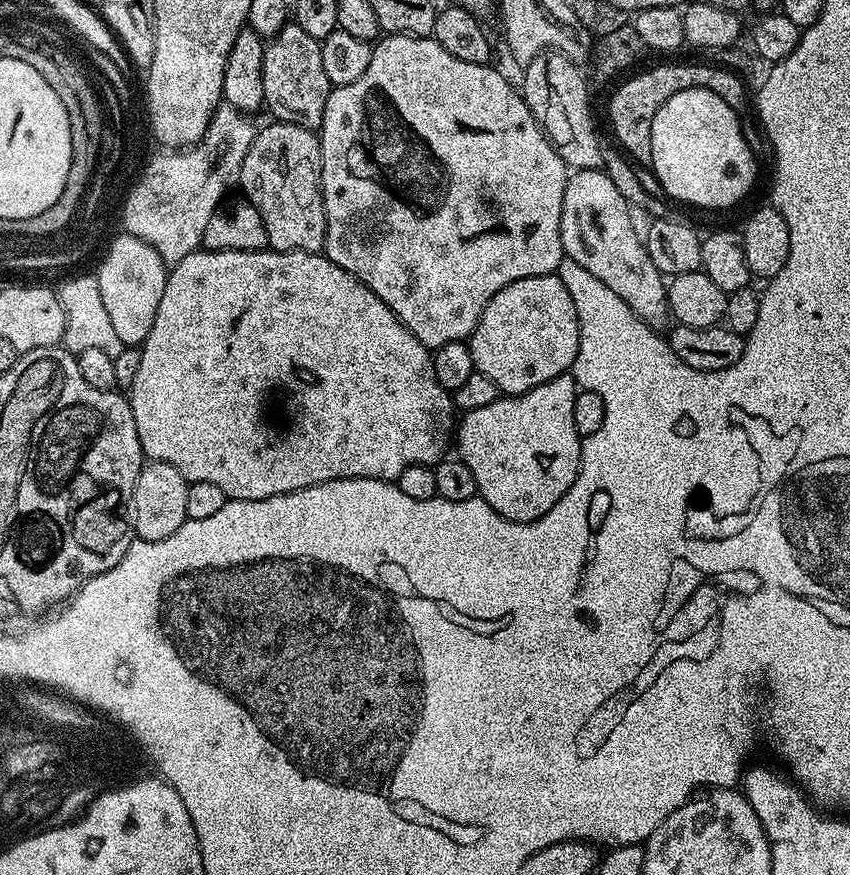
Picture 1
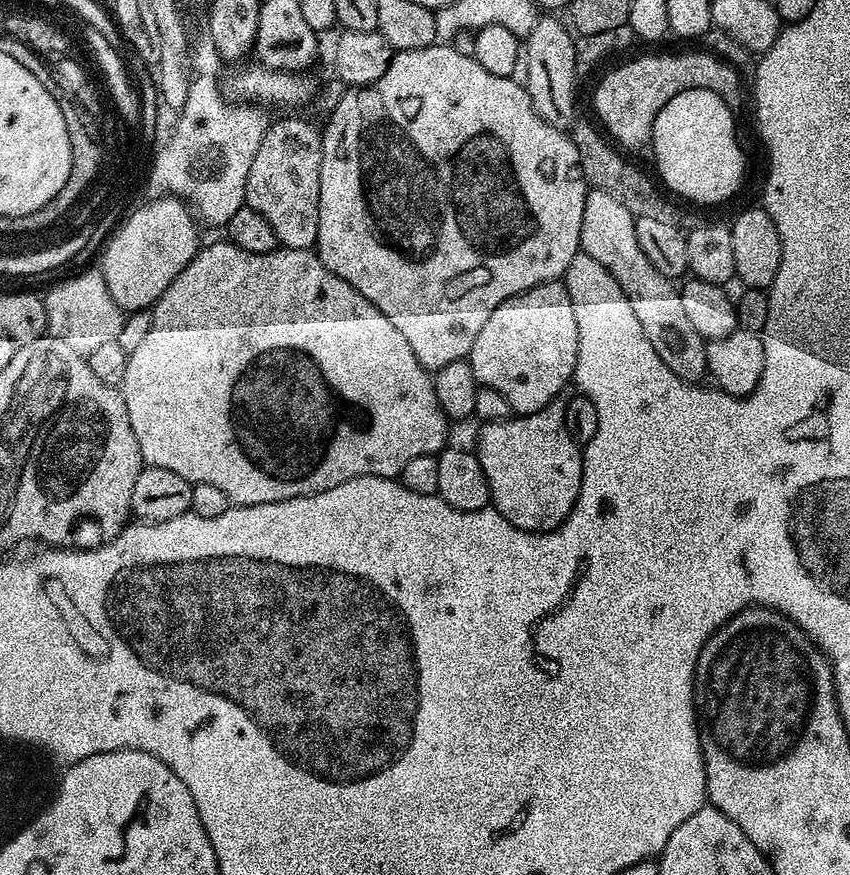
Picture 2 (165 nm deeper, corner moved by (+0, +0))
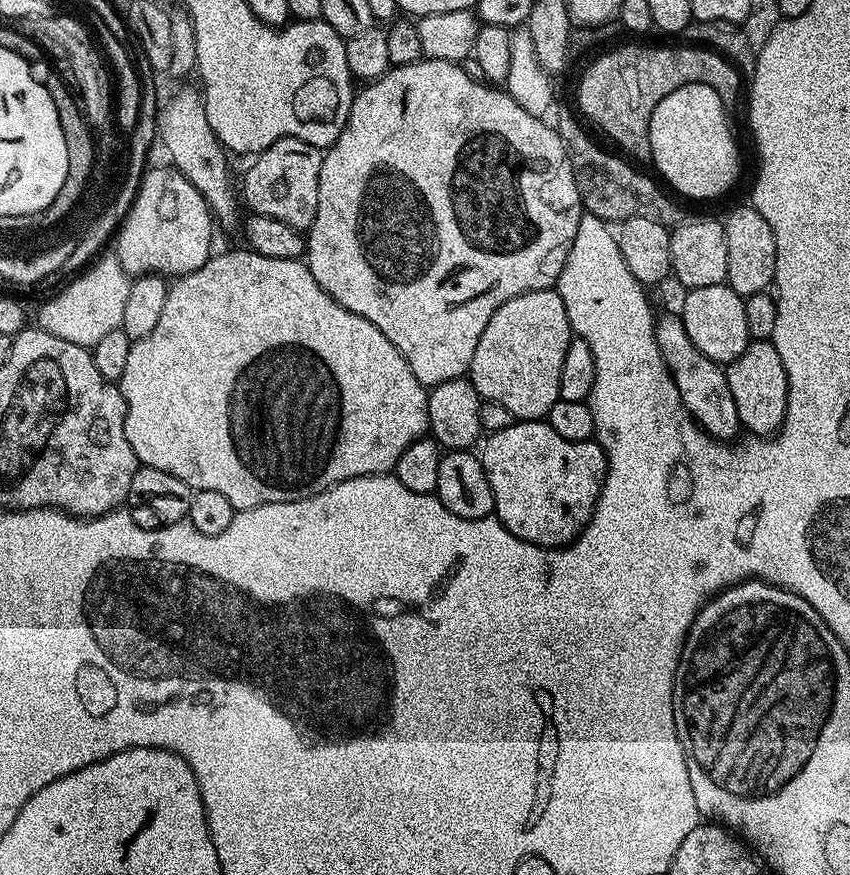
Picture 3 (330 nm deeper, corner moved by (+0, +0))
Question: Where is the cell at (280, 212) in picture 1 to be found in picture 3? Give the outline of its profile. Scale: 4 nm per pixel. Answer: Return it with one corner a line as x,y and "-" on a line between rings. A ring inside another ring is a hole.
293,136
282,138
274,142
265,152
259,153
251,161
248,173
244,176
244,188
242,184
242,200
249,209
258,214
266,214
266,218
278,218
278,222
286,222
286,226
294,226
301,230
312,227
314,218
318,214
318,182
320,171
324,161
324,152
321,149
310,146
310,142
302,142

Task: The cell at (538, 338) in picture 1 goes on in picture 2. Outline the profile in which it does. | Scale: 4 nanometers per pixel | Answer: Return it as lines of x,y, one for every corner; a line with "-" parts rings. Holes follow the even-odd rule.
560,282
536,284
530,290
502,302
502,306
498,306
498,310
486,318
486,326
478,330
478,338
474,338
474,346
466,357
474,370
477,385
498,390
498,394
510,402
513,413
518,416
534,414
551,400
557,399
560,391
576,375
577,358
578,322
574,319
570,294

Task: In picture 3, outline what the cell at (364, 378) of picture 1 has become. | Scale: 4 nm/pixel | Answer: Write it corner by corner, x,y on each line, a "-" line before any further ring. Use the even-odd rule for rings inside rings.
251,250
243,251
213,254
201,268
179,277
168,289
158,326
146,338
132,341
130,355
126,357
126,374
122,374
118,387
124,395
126,438
137,461
145,468
166,470
166,474
182,478
186,486
197,492
218,490
218,494
226,494
237,512
274,502
301,500
359,476
391,473
398,458
402,458
402,450
428,432
429,389
414,378
414,370
410,370
406,358
402,358
394,342
374,322
366,322
366,318
346,310
314,282
314,274
310,274
303,259
266,258

